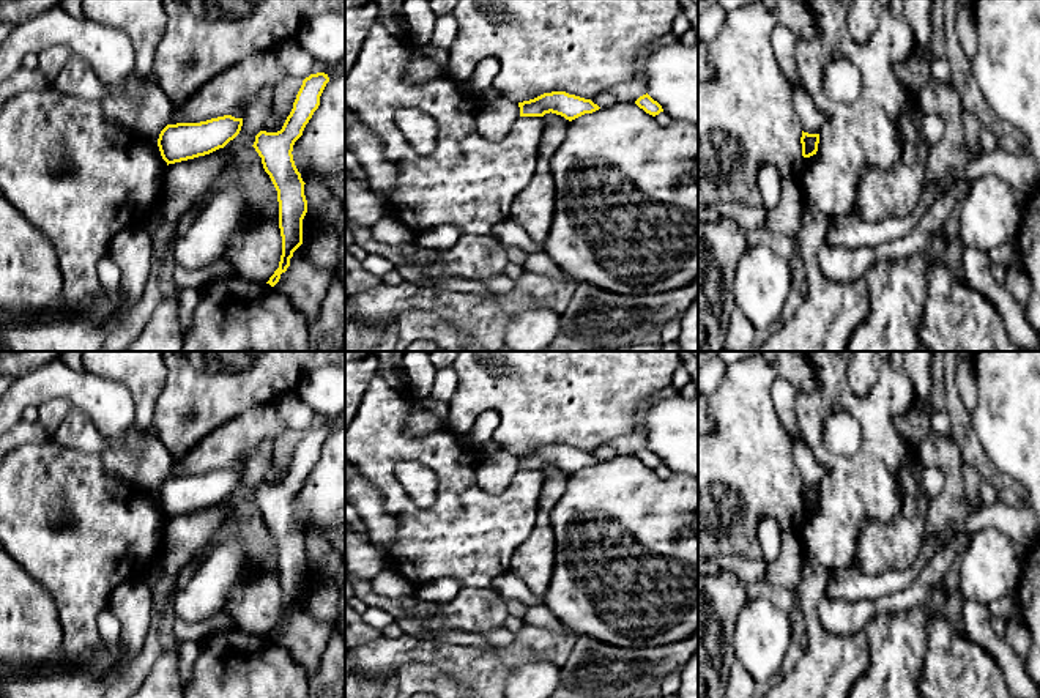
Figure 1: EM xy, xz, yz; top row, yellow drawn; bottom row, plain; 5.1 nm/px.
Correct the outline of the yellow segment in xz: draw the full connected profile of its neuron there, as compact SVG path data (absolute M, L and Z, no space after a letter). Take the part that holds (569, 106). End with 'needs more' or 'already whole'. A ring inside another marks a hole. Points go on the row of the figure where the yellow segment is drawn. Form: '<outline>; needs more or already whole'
M566 91L544 93L534 99L518 102L518 107L520 117L544 117L552 112L569 121L600 109L591 99L569 95Z; already whole

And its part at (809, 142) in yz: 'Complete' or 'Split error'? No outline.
Complete

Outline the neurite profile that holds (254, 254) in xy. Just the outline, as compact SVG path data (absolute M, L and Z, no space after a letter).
M254 147L225 150L224 161L222 172L205 195L232 194L243 199L255 214L249 228L232 236L224 262L243 279L266 284L282 255L277 191Z

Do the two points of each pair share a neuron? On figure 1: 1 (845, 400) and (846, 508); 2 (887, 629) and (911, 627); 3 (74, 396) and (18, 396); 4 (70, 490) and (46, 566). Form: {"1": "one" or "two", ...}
{"1": "one", "2": "one", "3": "one", "4": "one"}

